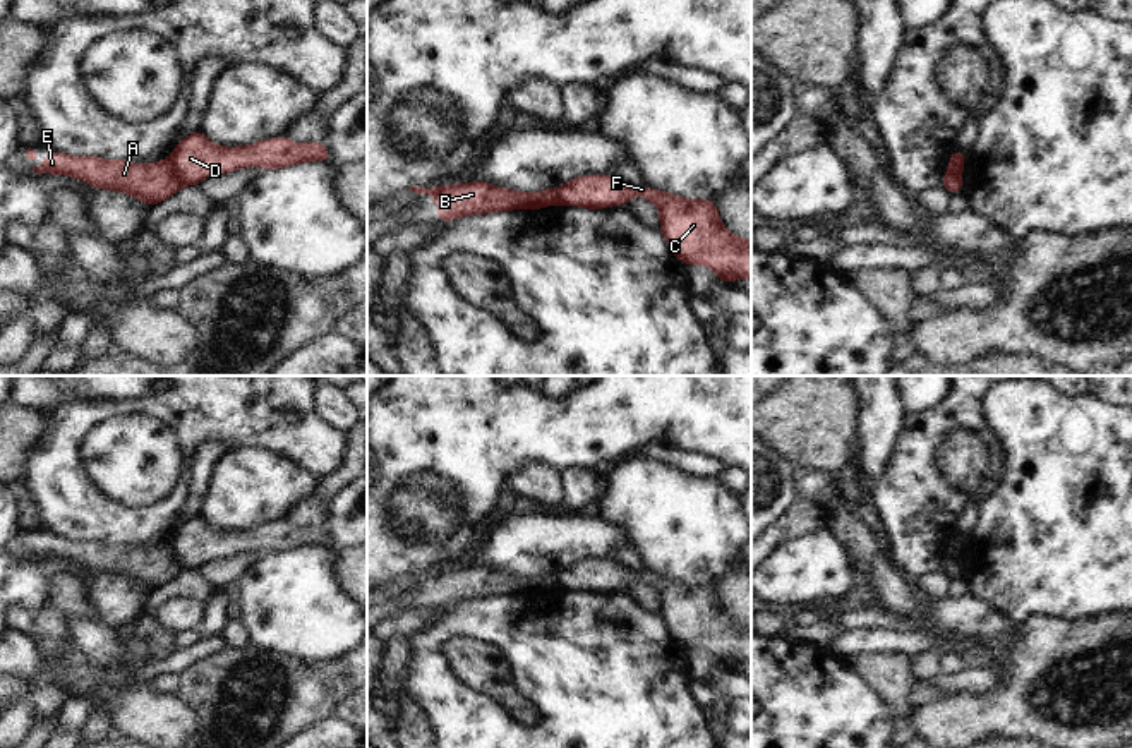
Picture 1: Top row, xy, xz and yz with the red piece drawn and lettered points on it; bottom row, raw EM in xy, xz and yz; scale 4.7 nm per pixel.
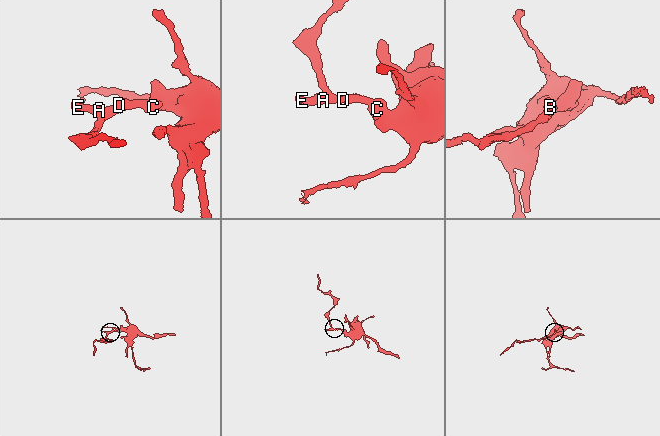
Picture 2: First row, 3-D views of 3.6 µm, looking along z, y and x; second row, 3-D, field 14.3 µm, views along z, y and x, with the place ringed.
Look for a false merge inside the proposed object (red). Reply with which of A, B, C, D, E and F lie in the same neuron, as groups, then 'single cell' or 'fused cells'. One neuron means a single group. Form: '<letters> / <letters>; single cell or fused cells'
A B E / C D F; fused cells

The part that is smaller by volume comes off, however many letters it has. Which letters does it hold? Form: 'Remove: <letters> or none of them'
Remove: A, B, E

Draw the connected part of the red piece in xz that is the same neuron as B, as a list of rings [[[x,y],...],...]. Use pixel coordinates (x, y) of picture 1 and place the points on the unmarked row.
[[[487,566],[458,568],[443,571],[410,571],[410,576],[429,578],[439,587],[439,606],[453,606],[465,599],[496,597],[506,594],[540,594],[557,587],[557,575],[545,573],[537,578],[525,578],[494,571]]]

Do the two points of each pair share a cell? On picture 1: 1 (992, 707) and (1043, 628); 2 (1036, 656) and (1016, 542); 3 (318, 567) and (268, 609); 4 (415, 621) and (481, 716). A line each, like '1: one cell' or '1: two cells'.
1: one cell
2: two cells
3: one cell
4: two cells

